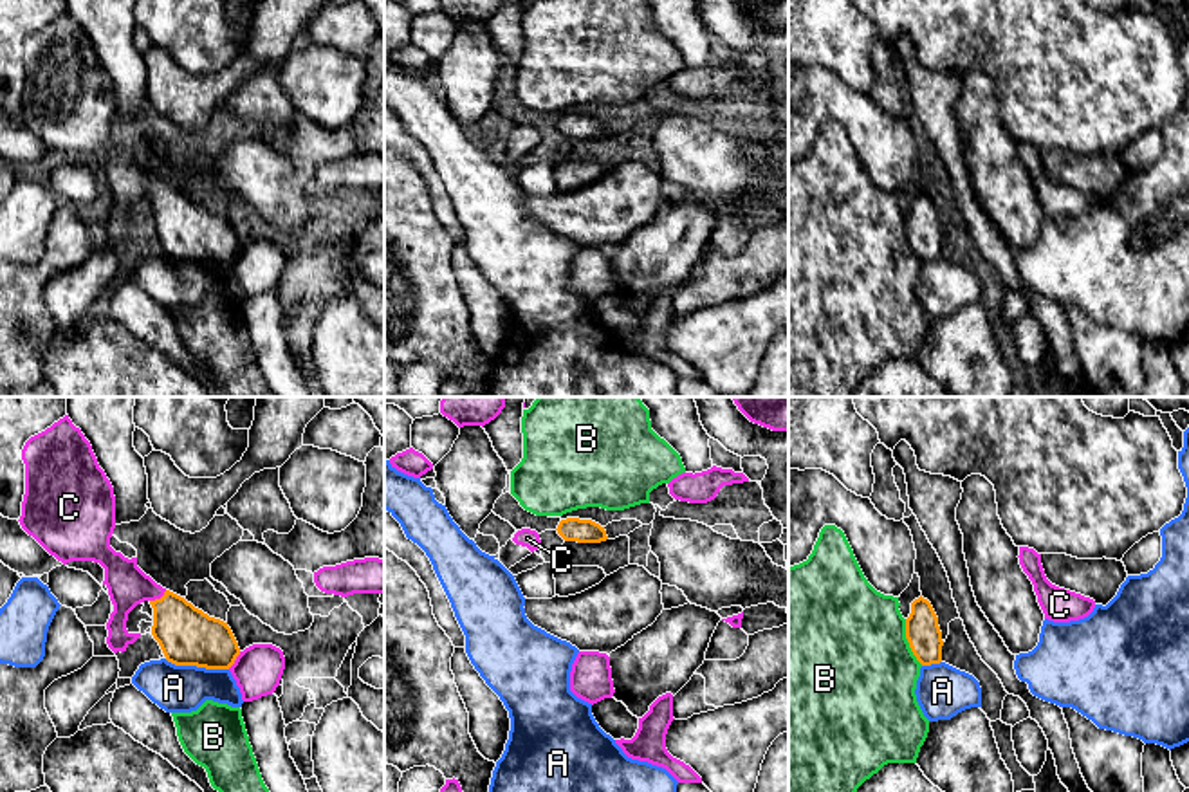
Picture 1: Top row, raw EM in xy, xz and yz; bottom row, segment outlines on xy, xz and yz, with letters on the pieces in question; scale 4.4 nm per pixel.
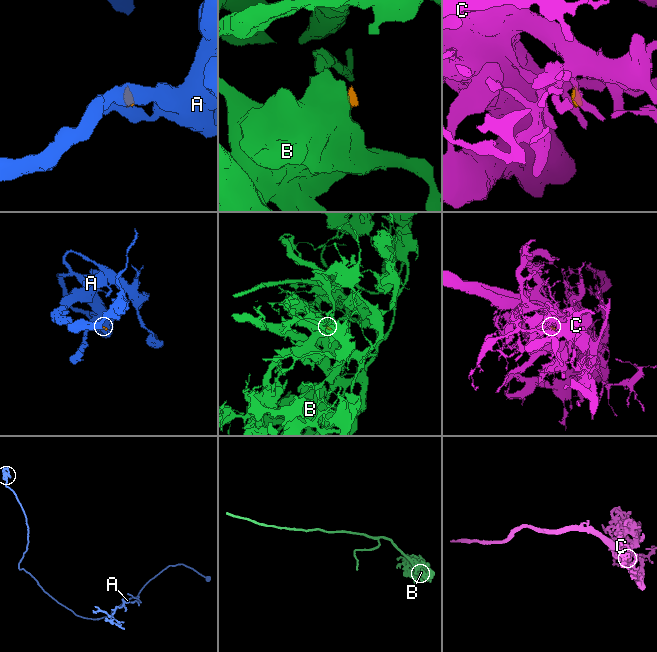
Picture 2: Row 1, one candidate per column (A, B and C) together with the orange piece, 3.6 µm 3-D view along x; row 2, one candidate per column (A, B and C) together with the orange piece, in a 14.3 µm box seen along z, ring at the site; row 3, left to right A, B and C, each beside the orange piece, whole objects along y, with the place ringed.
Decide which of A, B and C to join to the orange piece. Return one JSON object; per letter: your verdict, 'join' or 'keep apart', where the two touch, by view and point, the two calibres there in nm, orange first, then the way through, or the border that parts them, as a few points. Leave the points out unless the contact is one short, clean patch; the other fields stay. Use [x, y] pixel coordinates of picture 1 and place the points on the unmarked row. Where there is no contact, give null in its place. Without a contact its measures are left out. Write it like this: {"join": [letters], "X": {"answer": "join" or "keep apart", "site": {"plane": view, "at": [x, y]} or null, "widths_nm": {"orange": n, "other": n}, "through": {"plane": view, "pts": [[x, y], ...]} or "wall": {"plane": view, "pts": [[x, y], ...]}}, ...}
{"join": ["C"], "A": {"answer": "keep apart", "site": {"plane": "xy", "at": [197, 262]}, "widths_nm": {"orange": 260, "other": 200}, "wall": {"plane": "xy", "pts": [[165, 255], [175, 260], [228, 266]]}}, "B": {"answer": "keep apart", "site": {"plane": "yz", "at": [908, 237]}, "widths_nm": {"orange": 160, "other": 500}, "wall": {"plane": "yz", "pts": [[904, 215], [904, 233], [912, 249], [922, 260]]}}, "C": {"answer": "join", "site": {"plane": "xy", "at": [157, 195]}, "widths_nm": {"orange": 260, "other": 180}}}

